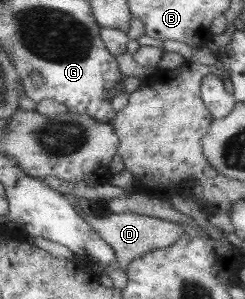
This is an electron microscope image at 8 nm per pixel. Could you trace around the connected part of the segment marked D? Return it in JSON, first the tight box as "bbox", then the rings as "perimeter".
{"bbox":[85,213,186,274],"perimeter":[[[111,213],[105,216],[86,215],[85,222],[99,233],[99,236],[115,251],[116,262],[119,268],[127,274],[129,264],[136,258],[155,249],[171,246],[186,231],[181,223],[155,218],[154,216],[143,216],[142,214],[117,214]]]}

